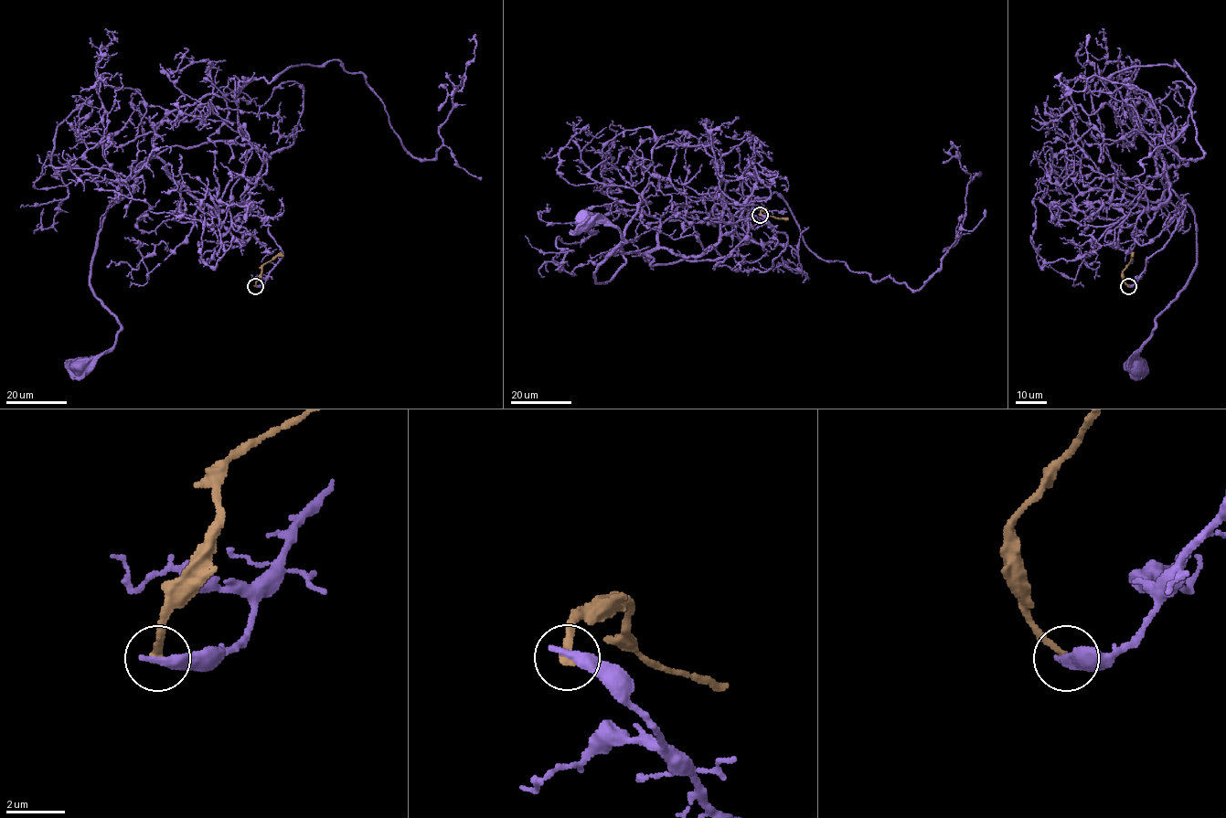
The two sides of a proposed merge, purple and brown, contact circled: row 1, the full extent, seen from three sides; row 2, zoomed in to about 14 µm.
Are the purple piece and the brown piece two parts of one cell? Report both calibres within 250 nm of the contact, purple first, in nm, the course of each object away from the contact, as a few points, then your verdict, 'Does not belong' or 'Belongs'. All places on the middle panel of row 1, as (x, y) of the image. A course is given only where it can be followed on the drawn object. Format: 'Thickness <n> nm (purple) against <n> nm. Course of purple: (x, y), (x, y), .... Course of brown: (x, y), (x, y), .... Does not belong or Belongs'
Thickness 400 nm (purple) against 280 nm. Course of purple: (760, 215), (787, 239), (767, 270), (717, 265), (747, 219), (597, 283), (625, 241), (585, 217). Course of brown: (760, 215), (765, 209), (771, 216), (788, 219). Does not belong

